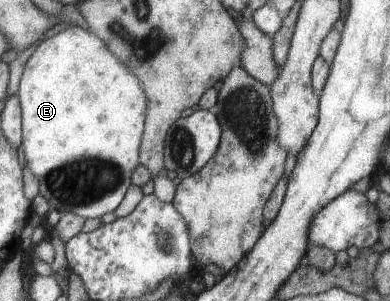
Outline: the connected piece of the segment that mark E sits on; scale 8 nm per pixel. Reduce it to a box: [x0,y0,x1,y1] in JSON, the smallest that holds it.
[18,26,149,220]

